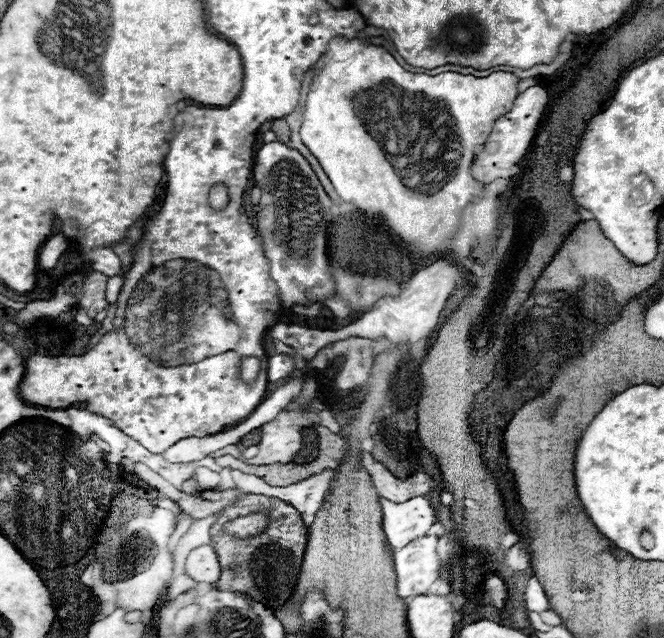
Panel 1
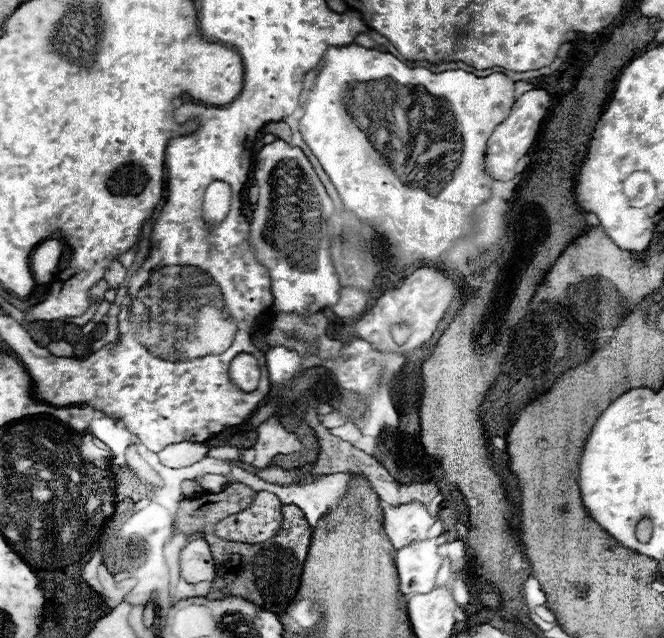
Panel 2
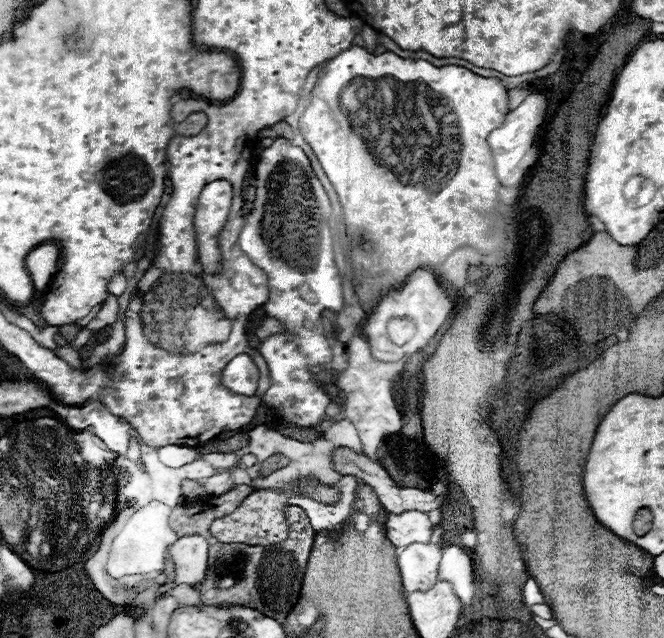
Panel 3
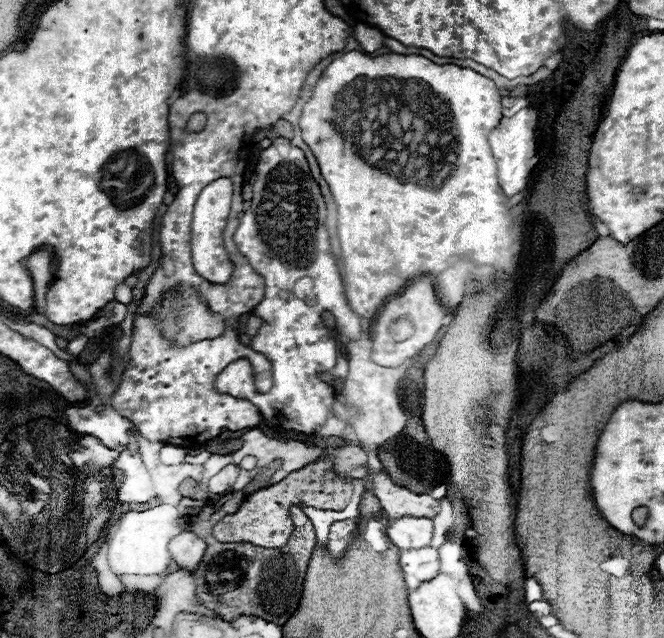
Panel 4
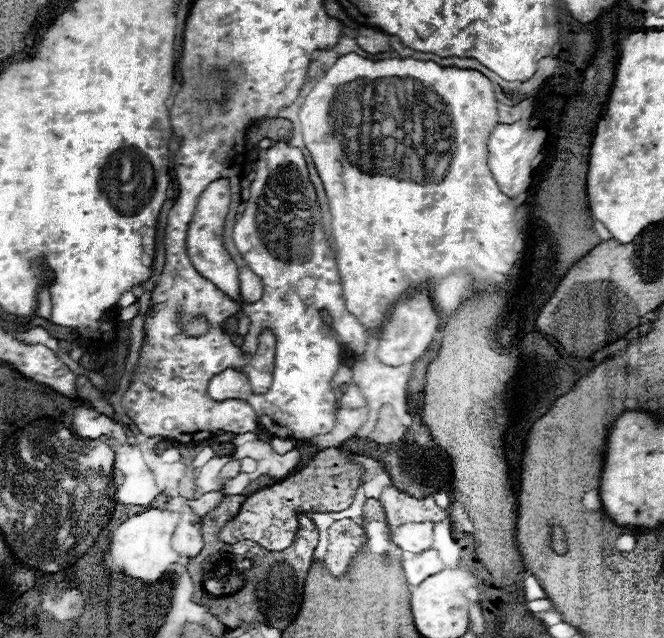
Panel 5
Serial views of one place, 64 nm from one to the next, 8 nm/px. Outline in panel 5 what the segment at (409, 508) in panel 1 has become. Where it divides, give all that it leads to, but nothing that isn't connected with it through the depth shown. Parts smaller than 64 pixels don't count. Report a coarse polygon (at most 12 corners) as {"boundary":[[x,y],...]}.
{"boundary":[[432,522],[404,524],[392,540],[404,552],[424,552]]}

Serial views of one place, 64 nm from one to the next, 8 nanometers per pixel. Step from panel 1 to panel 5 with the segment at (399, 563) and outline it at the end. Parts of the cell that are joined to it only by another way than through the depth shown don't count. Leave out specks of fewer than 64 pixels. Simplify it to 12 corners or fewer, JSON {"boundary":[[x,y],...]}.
{"boundary":[[426,550],[402,562],[414,588],[442,570],[436,550]]}

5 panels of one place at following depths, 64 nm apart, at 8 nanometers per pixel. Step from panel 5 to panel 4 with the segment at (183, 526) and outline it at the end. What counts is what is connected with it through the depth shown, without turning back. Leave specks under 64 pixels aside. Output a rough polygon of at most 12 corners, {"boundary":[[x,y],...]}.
{"boundary":[[182,530],[170,542],[180,568],[194,570],[206,542],[192,530]]}

